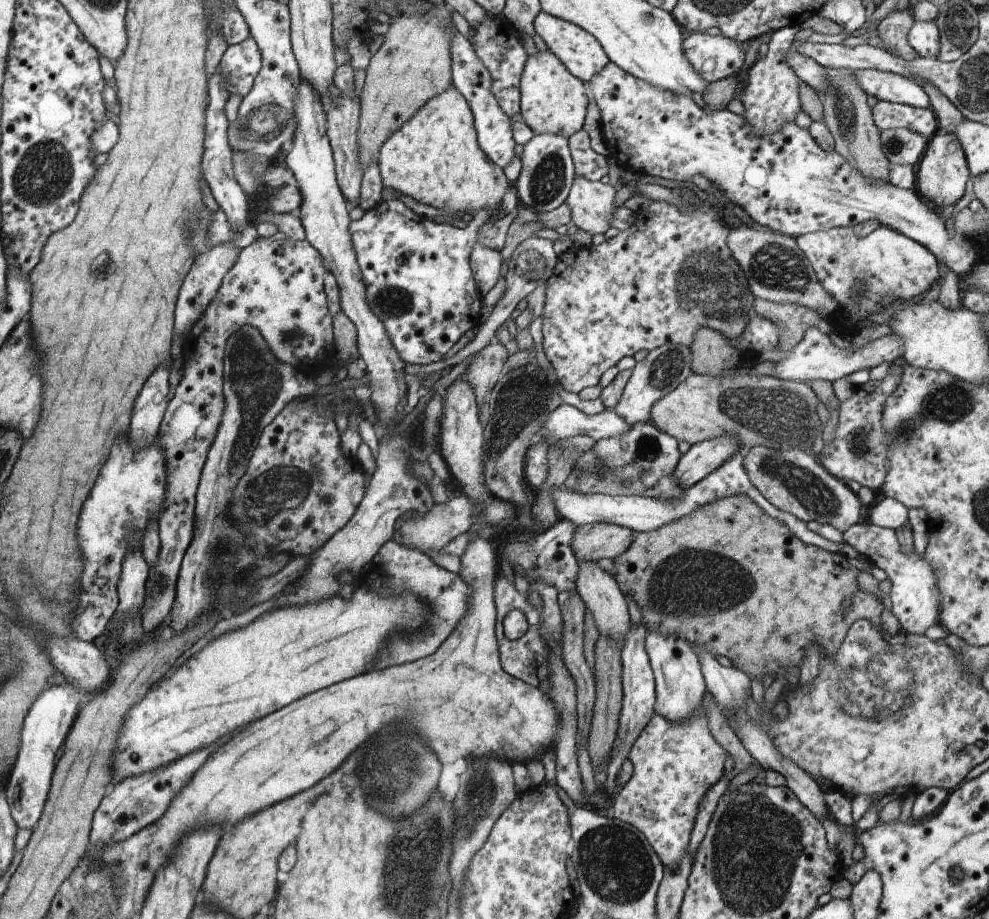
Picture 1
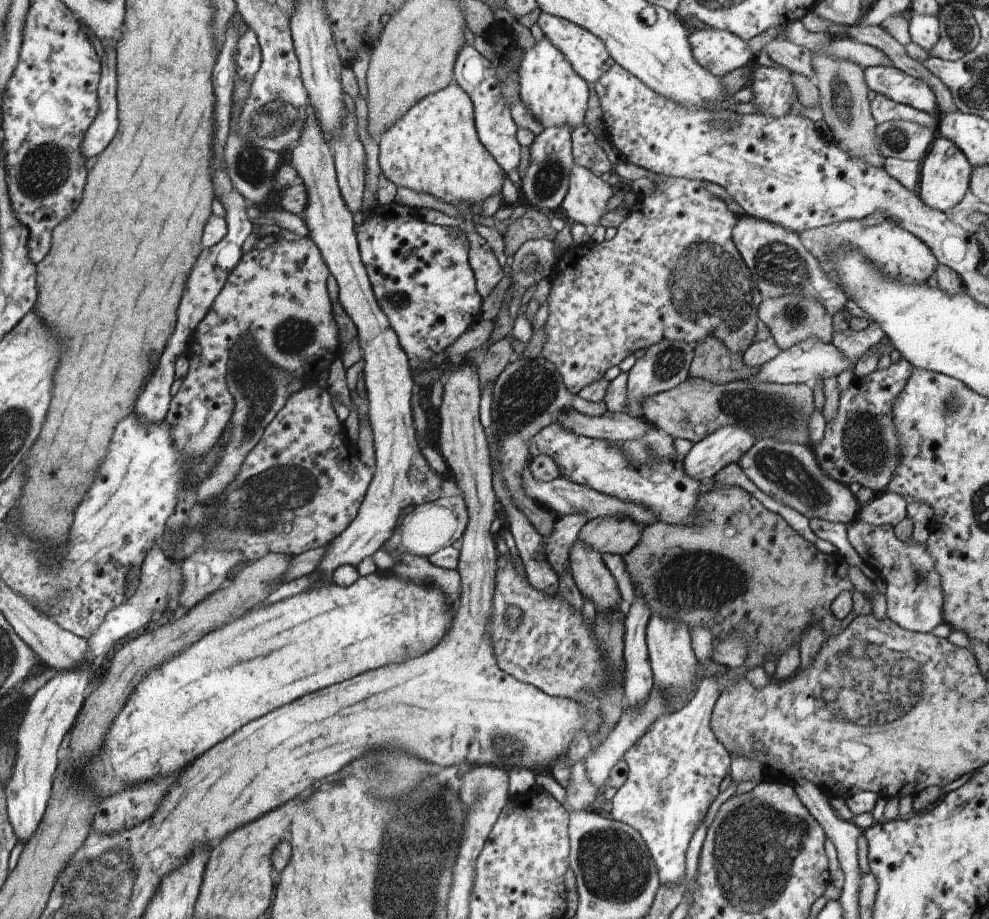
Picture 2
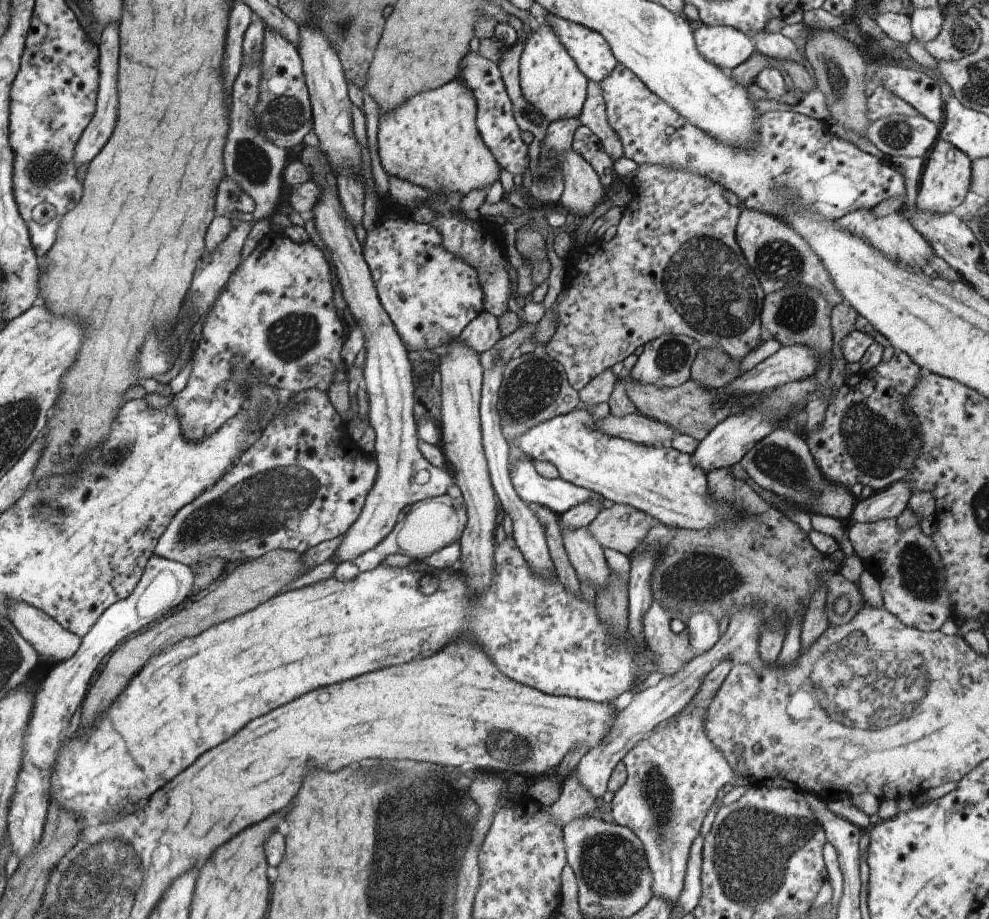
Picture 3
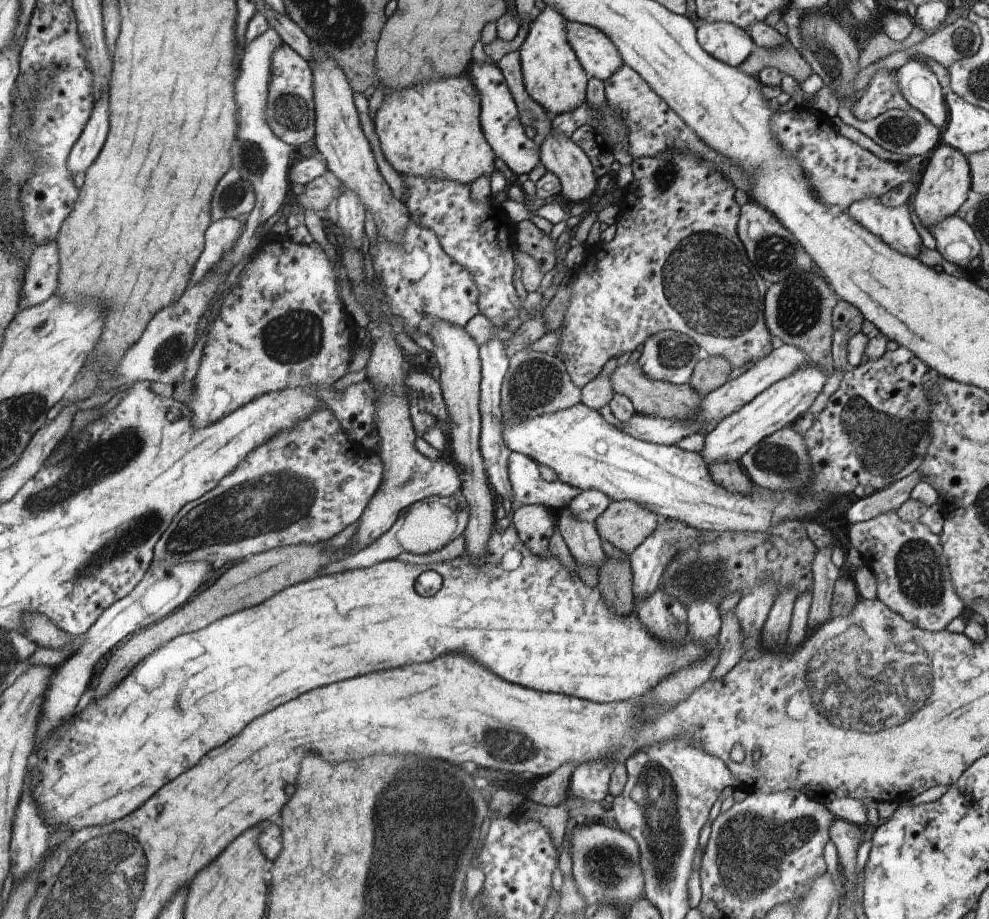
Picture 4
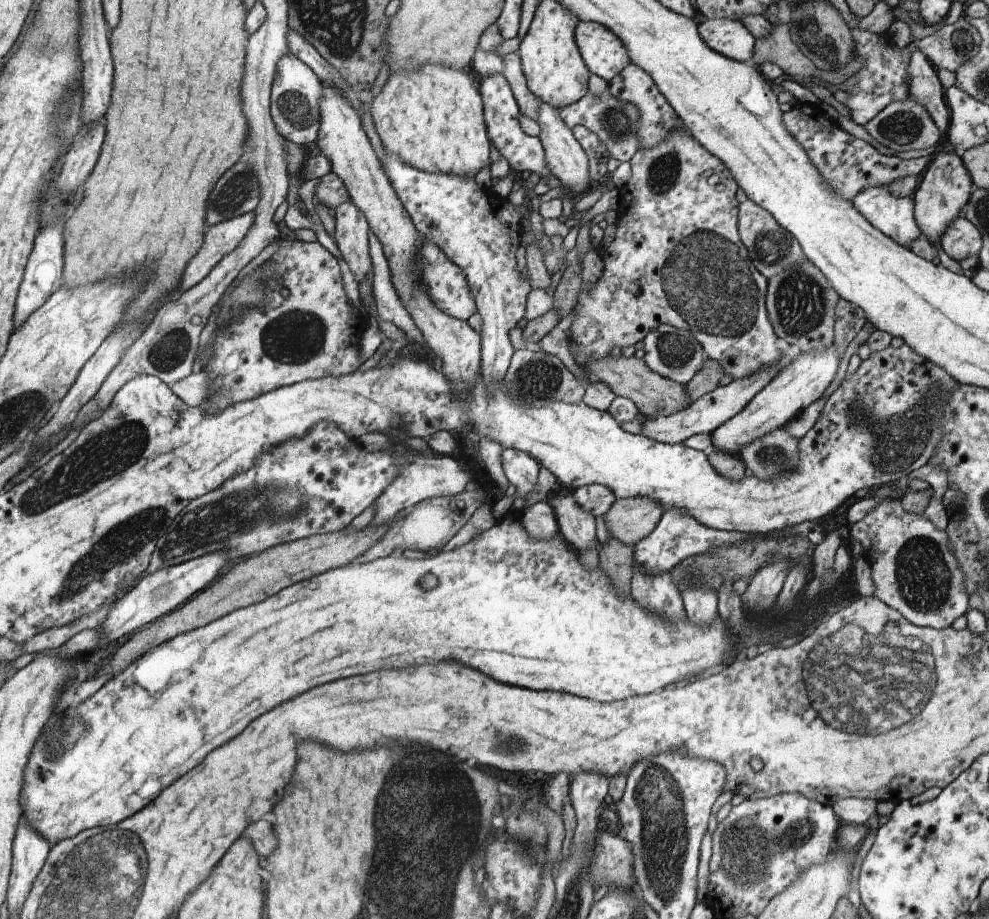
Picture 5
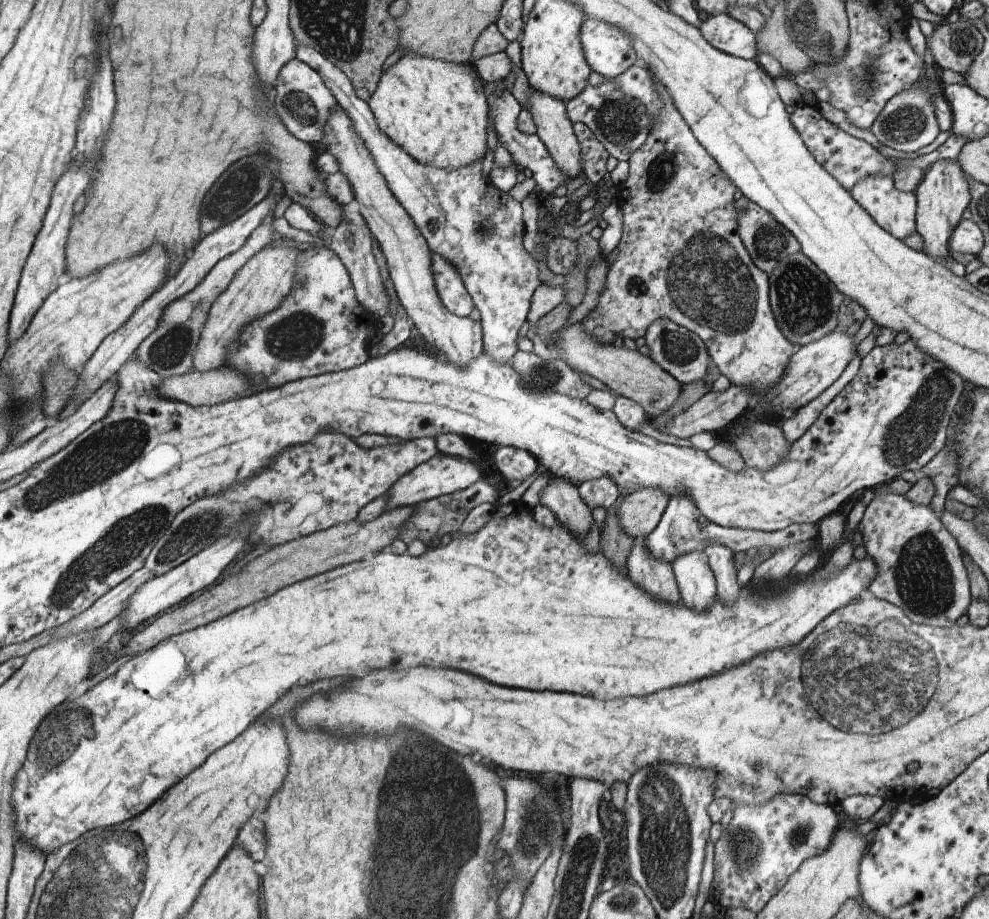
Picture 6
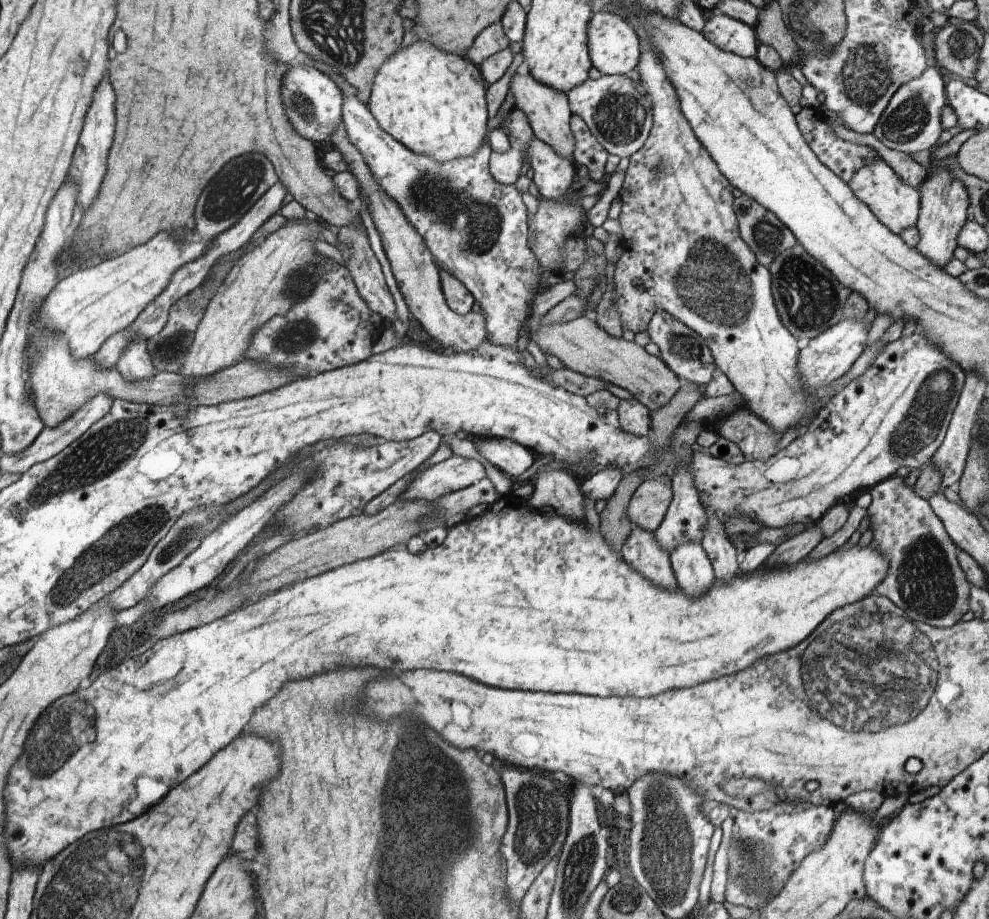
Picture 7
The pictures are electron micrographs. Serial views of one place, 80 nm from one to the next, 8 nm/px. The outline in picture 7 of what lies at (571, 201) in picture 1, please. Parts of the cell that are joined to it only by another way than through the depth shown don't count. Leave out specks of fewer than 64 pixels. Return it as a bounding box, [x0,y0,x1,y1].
[509,74,575,163]

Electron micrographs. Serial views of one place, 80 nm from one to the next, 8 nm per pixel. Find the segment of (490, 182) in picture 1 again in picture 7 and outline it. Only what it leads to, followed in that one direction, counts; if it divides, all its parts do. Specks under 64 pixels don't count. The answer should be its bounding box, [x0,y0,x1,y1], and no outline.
[367,40,489,163]

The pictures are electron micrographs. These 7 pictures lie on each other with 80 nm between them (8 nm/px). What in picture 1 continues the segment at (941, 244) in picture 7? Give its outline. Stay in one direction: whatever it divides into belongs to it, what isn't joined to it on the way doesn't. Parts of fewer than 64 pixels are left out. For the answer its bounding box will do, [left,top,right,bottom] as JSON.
[916,131,971,208]

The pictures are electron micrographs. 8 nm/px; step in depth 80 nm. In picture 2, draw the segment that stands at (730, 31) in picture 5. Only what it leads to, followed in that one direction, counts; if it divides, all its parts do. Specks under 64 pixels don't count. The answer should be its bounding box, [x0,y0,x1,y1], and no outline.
[688,29,753,78]

